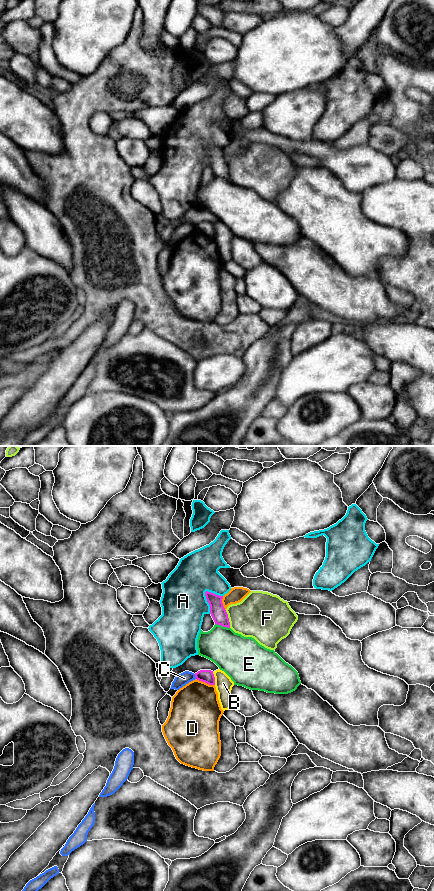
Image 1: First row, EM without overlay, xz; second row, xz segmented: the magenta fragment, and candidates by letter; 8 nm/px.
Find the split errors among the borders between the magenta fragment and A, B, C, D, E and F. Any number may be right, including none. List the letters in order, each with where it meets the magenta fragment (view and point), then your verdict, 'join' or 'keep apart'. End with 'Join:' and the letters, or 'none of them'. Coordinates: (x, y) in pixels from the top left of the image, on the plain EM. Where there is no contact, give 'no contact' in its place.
A: xz (207, 153) | keep apart
B: xz (214, 230) | keep apart
C: xz (195, 228) | keep apart
D: xz (205, 234) | keep apart
E: xz (222, 177) | keep apart
F: xz (228, 171) | keep apart
Join: none of them

